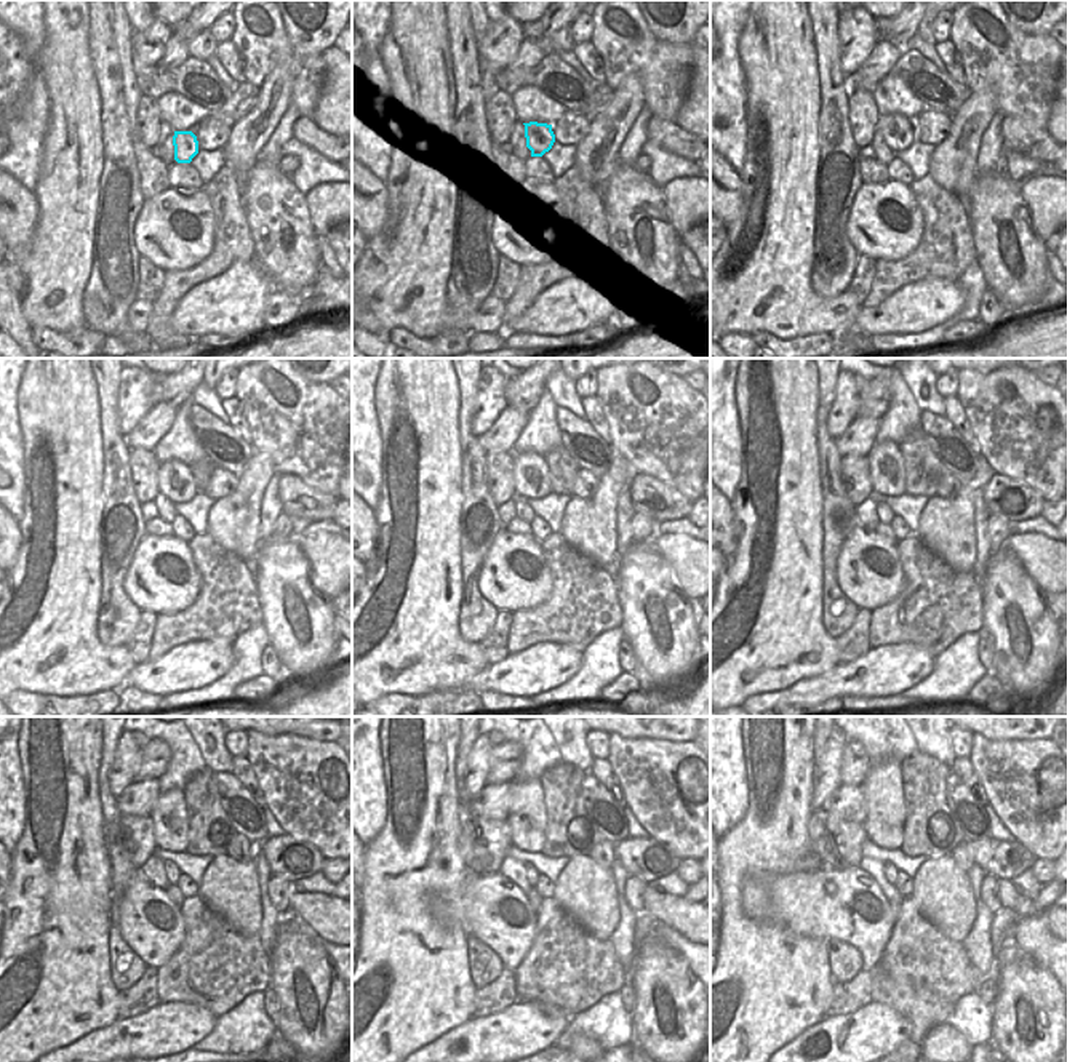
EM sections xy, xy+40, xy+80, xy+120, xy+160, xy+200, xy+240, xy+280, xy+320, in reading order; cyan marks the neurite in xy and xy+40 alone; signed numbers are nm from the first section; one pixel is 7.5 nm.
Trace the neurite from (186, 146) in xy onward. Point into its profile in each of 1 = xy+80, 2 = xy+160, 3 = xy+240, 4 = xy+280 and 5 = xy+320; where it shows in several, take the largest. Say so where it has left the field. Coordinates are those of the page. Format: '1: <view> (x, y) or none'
1: xy+80 (896, 130)
2: xy+160 (531, 479)
3: xy+240 (170, 818)
4: xy+280 (527, 818)
5: xy+320 (882, 789)

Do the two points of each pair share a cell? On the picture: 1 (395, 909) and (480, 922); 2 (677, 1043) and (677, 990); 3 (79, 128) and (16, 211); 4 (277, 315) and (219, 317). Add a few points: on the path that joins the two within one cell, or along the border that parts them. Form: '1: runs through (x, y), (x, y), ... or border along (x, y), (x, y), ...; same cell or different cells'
1: border along (434, 891), (429, 910), (455, 918), (466, 934); different cells
2: runs through (685, 1032), (683, 1010), (677, 1003); same cell
3: border along (31, 191), (37, 207), (37, 223), (34, 227); different cells
4: border along (274, 287), (264, 307), (264, 328); different cells

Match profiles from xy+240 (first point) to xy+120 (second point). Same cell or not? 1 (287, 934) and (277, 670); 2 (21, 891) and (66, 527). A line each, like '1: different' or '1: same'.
1: different
2: same

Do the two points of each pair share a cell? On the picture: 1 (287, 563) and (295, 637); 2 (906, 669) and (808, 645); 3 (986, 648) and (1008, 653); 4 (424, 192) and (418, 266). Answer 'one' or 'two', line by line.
1: one
2: two
3: two
4: one

